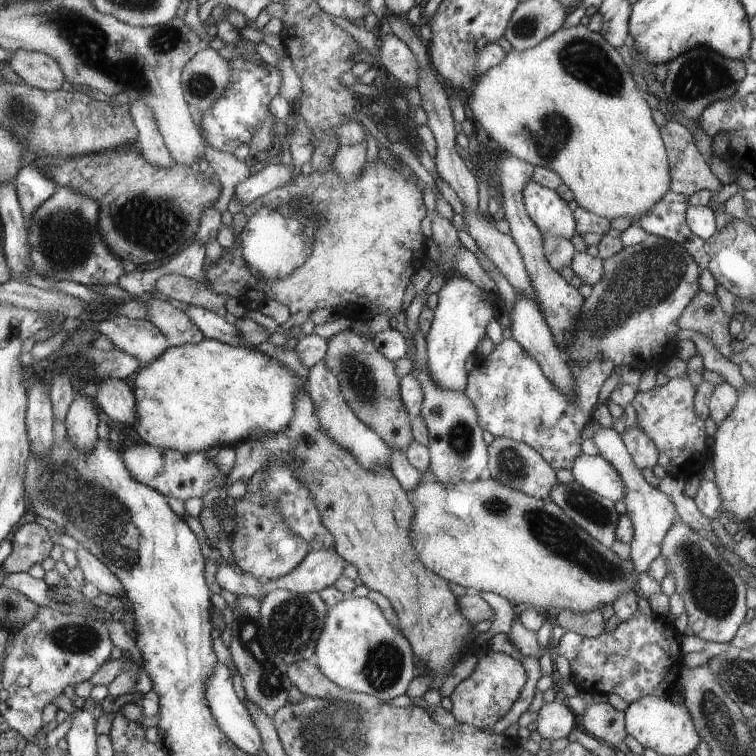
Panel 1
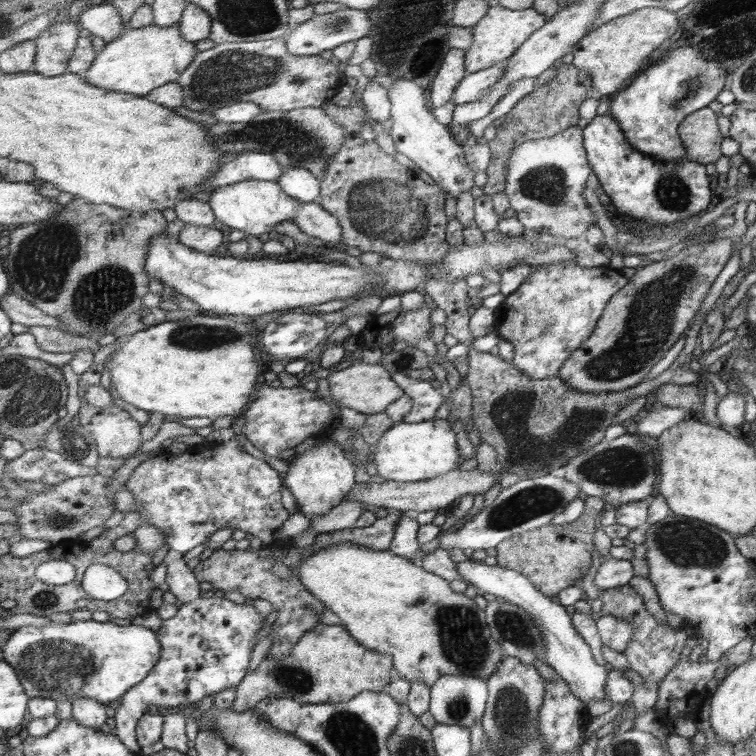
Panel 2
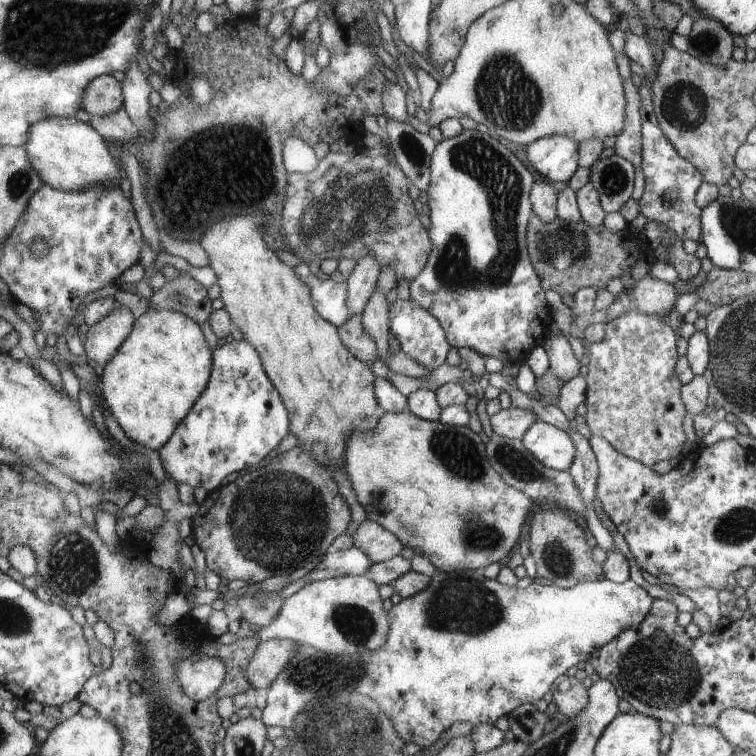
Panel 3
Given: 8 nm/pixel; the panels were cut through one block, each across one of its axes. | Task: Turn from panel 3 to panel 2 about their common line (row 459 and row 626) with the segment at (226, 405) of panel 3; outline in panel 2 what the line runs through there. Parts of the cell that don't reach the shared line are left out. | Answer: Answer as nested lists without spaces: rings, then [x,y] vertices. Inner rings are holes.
[[[198,598],[193,602],[182,604],[178,613],[172,618],[162,621],[156,634],[162,643],[162,657],[155,669],[144,681],[124,693],[121,704],[115,709],[114,730],[116,735],[137,755],[144,751],[138,741],[138,724],[140,718],[147,712],[149,705],[155,704],[166,711],[183,708],[184,704],[200,702],[204,696],[213,695],[226,688],[242,684],[250,667],[252,648],[256,644],[256,636],[264,626],[264,618],[250,604],[234,604],[226,598]]]

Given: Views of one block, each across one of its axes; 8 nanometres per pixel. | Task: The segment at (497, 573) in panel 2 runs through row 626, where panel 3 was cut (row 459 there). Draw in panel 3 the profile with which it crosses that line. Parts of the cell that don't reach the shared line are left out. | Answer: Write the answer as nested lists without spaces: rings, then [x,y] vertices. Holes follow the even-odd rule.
[[[538,419],[524,433],[521,441],[548,468],[567,471],[572,466],[576,452],[573,438],[559,428]]]

